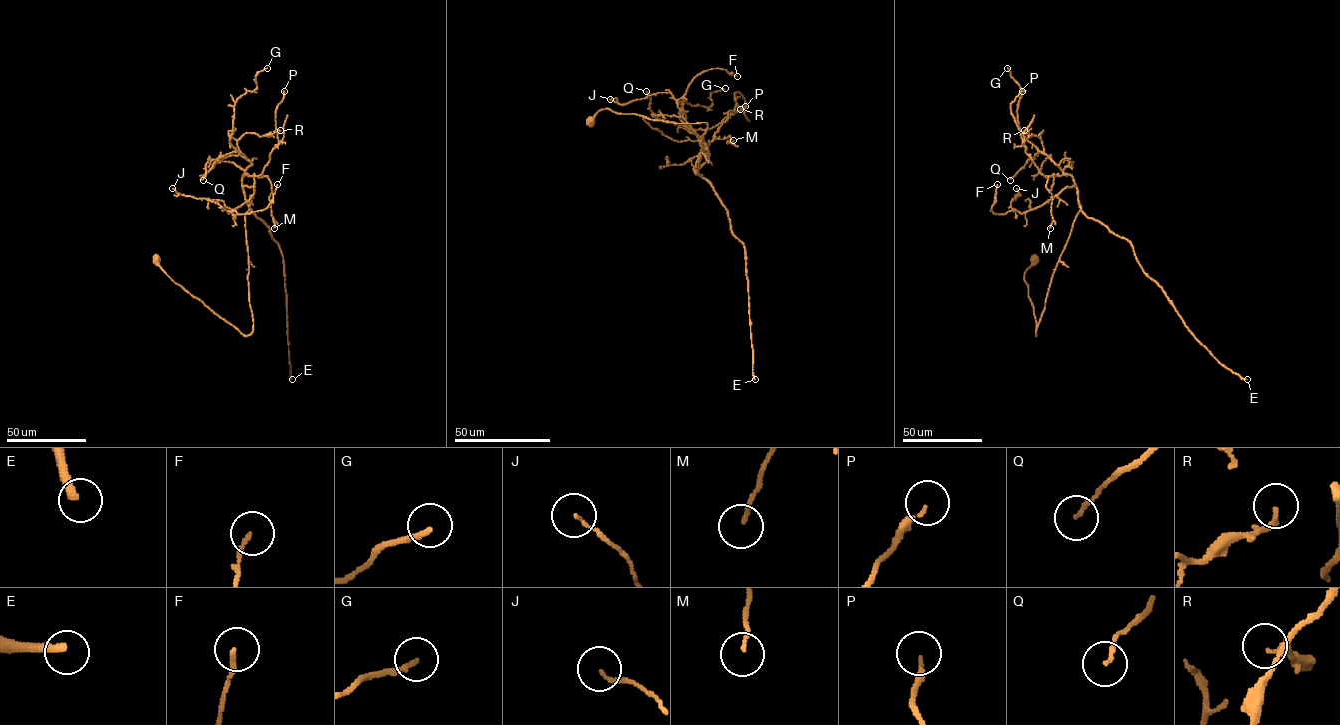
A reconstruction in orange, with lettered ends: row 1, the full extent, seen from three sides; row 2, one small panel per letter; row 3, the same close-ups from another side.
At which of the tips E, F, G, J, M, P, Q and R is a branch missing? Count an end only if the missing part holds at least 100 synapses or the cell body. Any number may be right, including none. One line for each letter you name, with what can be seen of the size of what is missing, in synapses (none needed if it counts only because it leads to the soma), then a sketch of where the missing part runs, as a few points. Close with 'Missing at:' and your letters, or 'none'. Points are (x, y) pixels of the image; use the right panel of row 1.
E: Roughly 160 synapses
Missing at: E

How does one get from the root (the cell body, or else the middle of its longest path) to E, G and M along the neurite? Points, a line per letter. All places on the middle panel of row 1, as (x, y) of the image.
E: (590, 122), (609, 109), (654, 120), (707, 124), (698, 173), (712, 187), (732, 233), (744, 245), (755, 379)
G: (590, 122), (609, 109), (706, 123), (702, 177), (706, 145), (679, 111), (684, 100), (709, 108), (725, 88)
M: (590, 122), (609, 109), (706, 123), (702, 177), (694, 168), (703, 150), (715, 139), (733, 140)

